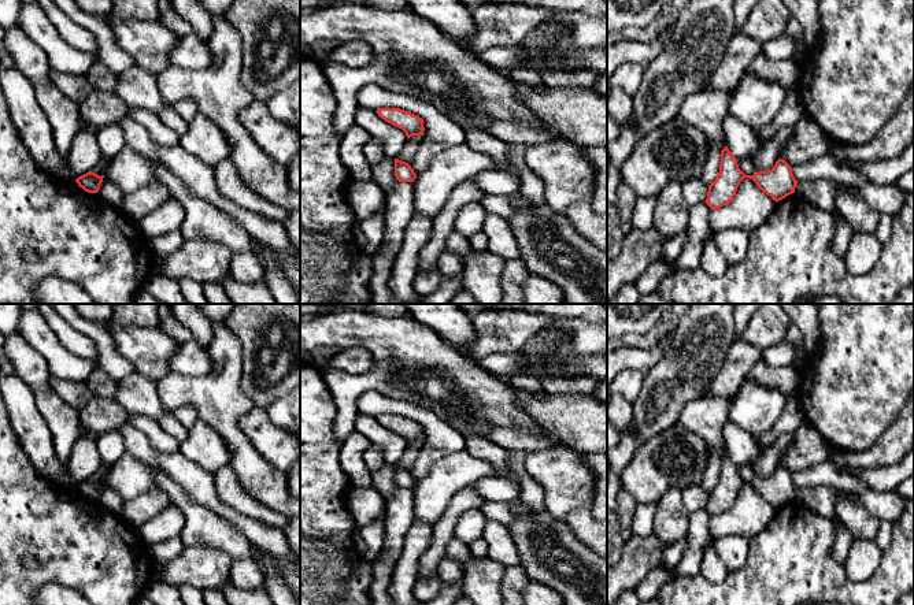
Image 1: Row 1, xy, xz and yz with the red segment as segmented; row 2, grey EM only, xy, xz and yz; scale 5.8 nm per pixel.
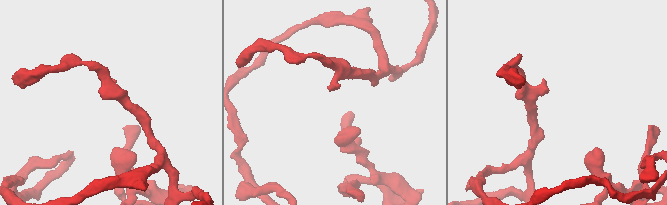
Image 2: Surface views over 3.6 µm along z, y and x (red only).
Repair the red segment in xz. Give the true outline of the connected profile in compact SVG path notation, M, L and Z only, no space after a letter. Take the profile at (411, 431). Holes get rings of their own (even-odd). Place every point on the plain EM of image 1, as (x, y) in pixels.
M380 415L375 417L381 426L402 435L407 445L423 442L423 426L400 415Z

